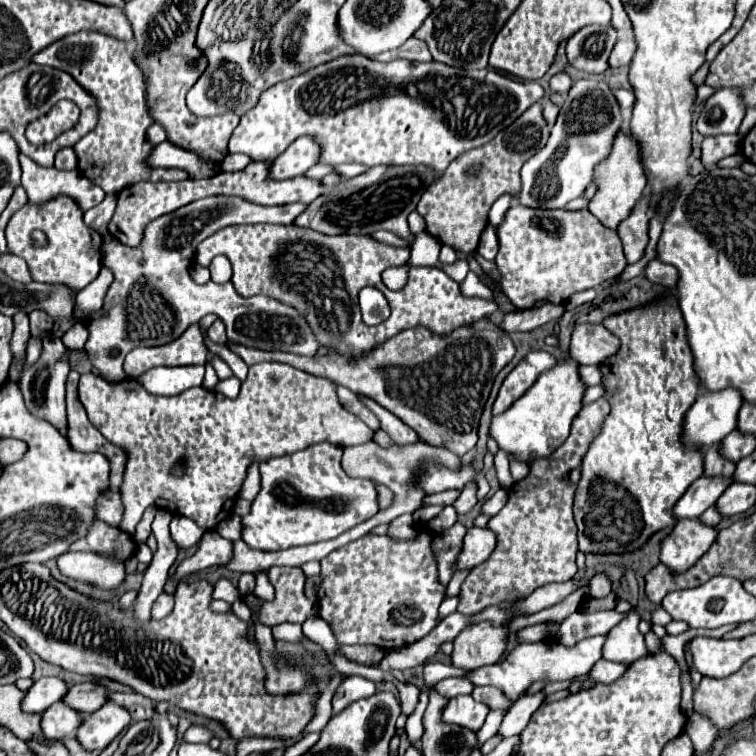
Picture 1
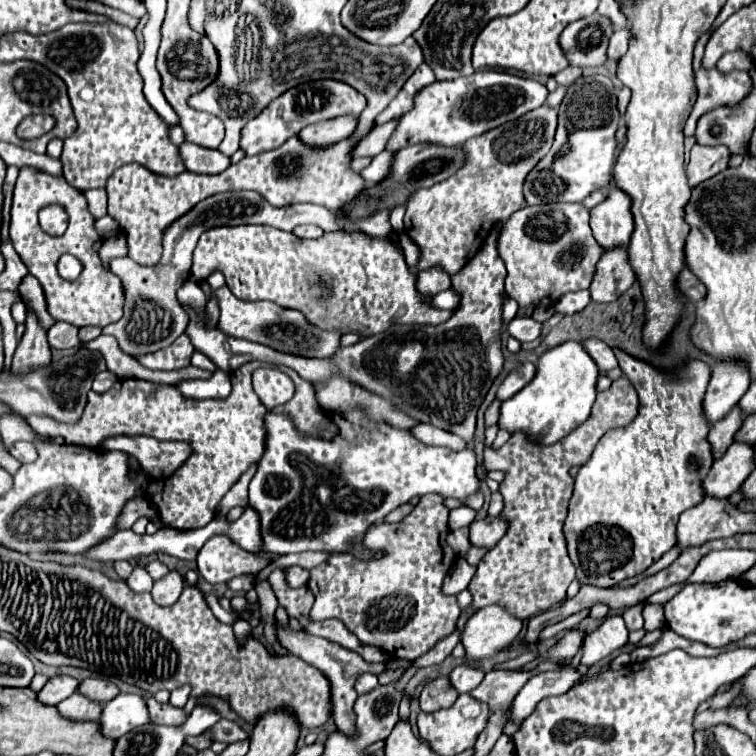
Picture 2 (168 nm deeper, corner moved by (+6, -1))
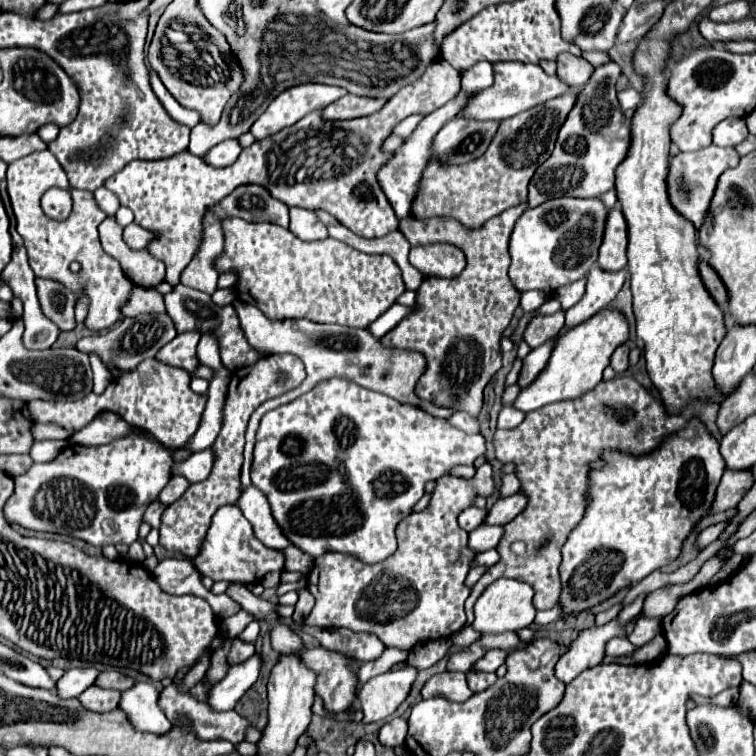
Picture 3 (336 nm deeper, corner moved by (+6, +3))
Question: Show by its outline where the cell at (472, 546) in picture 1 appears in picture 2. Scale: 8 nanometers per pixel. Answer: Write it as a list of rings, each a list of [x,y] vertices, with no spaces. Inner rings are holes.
[[[487,517],[483,521],[473,521],[471,523],[471,545],[483,547],[483,549],[493,549],[499,539],[505,535],[507,523],[501,517]]]

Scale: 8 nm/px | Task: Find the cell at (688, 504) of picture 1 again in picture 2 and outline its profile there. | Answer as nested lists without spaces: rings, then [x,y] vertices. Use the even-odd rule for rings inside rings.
[[[733,443],[723,459],[717,459],[703,481],[703,493],[715,499],[727,499],[739,491],[739,483],[755,469],[753,447],[747,443]]]

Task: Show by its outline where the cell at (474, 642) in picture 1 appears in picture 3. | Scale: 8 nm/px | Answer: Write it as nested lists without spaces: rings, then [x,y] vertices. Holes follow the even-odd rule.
[[[497,579],[477,599],[473,627],[479,633],[503,633],[503,631],[517,631],[529,627],[537,613],[537,609],[533,607],[533,595],[535,591],[529,587],[529,583],[517,579]]]

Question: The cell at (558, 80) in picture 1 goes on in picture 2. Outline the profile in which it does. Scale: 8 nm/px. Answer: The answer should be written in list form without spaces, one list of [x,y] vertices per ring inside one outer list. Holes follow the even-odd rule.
[[[567,67],[567,69],[563,69],[561,73],[555,75],[555,81],[557,81],[557,85],[569,87],[579,75],[581,75],[581,69],[577,69],[577,67]]]

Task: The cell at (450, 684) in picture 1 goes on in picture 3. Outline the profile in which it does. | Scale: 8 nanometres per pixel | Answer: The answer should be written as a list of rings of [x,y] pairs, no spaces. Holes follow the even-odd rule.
[[[491,649],[471,669],[475,669],[475,671],[497,671],[497,667],[505,663],[507,655],[509,655],[509,651],[505,651],[505,649]]]

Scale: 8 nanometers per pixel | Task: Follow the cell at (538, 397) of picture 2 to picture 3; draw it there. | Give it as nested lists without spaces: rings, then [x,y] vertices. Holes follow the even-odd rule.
[[[603,309],[579,327],[569,329],[557,339],[549,365],[543,369],[543,373],[519,393],[519,397],[515,399],[515,407],[519,411],[535,411],[547,403],[575,399],[577,395],[591,391],[591,387],[595,387],[601,381],[601,373],[609,365],[615,347],[623,345],[627,339],[629,323],[619,309]]]

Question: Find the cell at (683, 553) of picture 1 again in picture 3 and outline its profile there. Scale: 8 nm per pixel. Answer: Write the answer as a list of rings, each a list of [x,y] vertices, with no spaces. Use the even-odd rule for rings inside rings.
[[[725,469],[721,483],[717,487],[717,495],[715,495],[711,513],[719,513],[719,511],[727,511],[731,507],[737,507],[737,503],[753,487],[753,483],[755,483],[755,475],[751,469],[747,469],[747,471]]]

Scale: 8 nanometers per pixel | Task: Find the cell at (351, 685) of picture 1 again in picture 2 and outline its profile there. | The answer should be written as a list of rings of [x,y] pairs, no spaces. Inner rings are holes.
[[[363,673],[363,675],[357,679],[357,683],[355,683],[355,691],[357,691],[359,695],[369,693],[369,691],[373,691],[375,687],[377,687],[377,677],[371,675],[371,673]]]

